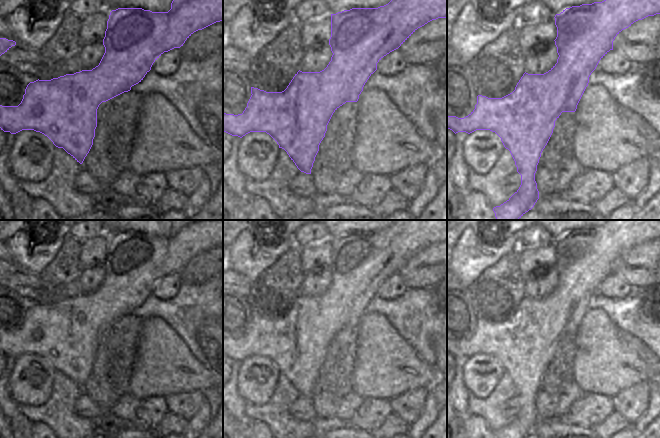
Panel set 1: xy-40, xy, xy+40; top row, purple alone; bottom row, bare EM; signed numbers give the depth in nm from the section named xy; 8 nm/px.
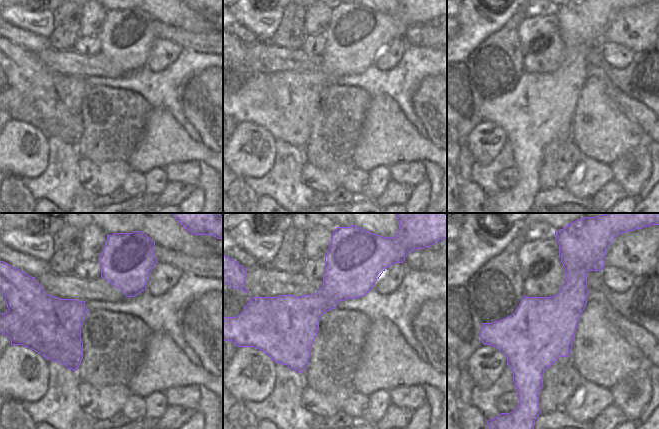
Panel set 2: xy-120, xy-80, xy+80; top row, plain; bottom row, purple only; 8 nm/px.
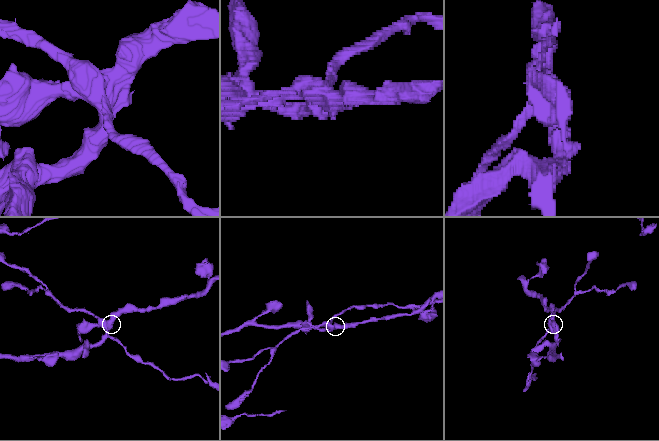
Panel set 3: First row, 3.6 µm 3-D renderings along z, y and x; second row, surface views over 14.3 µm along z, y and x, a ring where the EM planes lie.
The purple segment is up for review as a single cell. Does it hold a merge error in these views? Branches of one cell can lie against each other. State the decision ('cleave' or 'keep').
cleave

